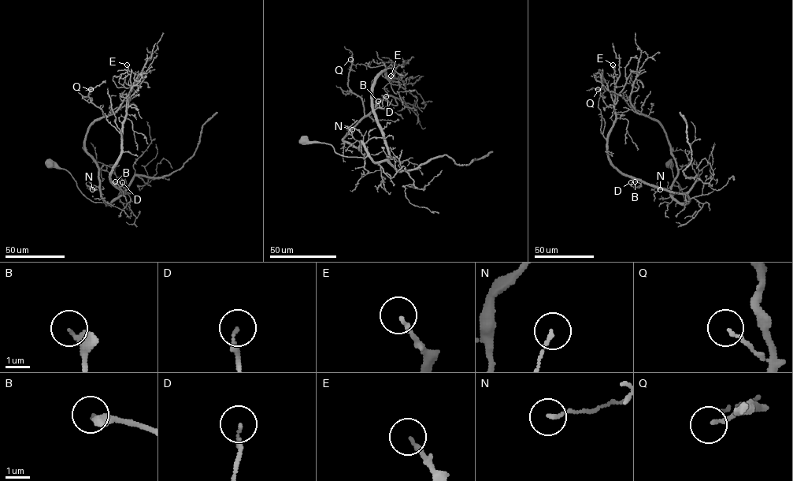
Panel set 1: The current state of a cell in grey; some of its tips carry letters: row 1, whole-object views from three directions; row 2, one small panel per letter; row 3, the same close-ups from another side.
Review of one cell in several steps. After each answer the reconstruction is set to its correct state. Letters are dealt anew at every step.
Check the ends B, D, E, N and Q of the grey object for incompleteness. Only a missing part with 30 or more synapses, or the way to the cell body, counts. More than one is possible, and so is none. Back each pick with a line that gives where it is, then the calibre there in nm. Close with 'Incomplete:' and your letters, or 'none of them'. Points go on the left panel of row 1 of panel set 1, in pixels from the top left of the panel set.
Incomplete: none of them

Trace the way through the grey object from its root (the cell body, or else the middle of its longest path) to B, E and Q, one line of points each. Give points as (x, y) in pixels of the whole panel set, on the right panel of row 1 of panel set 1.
B: (670, 163), (672, 162), (673, 177), (683, 195), (683, 203), (687, 203), (688, 198), (683, 193), (635, 181)
E: (670, 163), (686, 203), (685, 193), (624, 175), (609, 159), (608, 132), (615, 117), (613, 65)
Q: (670, 163), (685, 203), (679, 203), (671, 194), (678, 167), (663, 128), (633, 109), (616, 93), (598, 89)

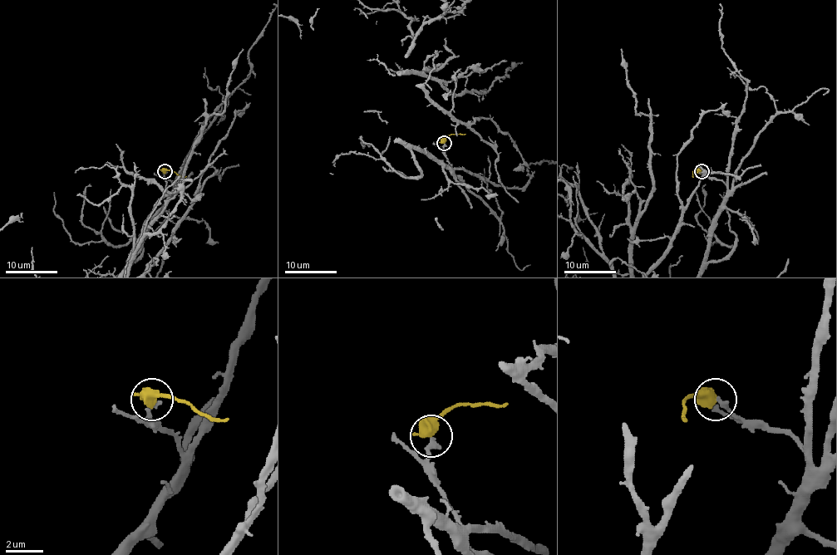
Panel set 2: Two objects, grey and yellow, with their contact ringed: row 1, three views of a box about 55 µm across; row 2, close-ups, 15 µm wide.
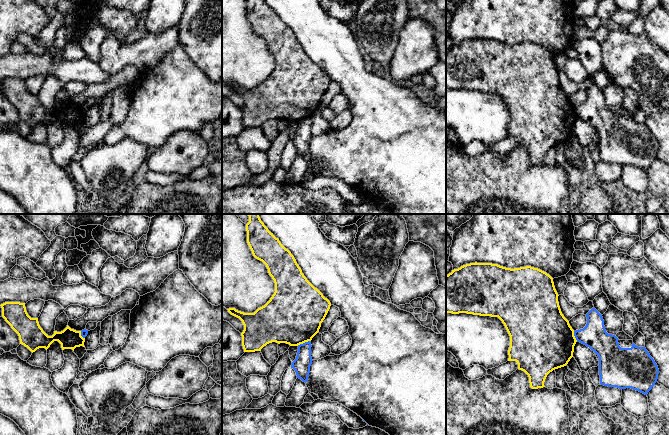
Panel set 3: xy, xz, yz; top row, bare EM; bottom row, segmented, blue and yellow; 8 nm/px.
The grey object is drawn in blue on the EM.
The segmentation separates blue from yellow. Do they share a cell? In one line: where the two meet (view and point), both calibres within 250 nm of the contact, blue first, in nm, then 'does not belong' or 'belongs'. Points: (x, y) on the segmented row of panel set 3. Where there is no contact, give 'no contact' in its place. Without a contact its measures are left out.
meets blue in xz at (303, 343); 140 nm thick on the blue side, 460 nm on the other; does not belong

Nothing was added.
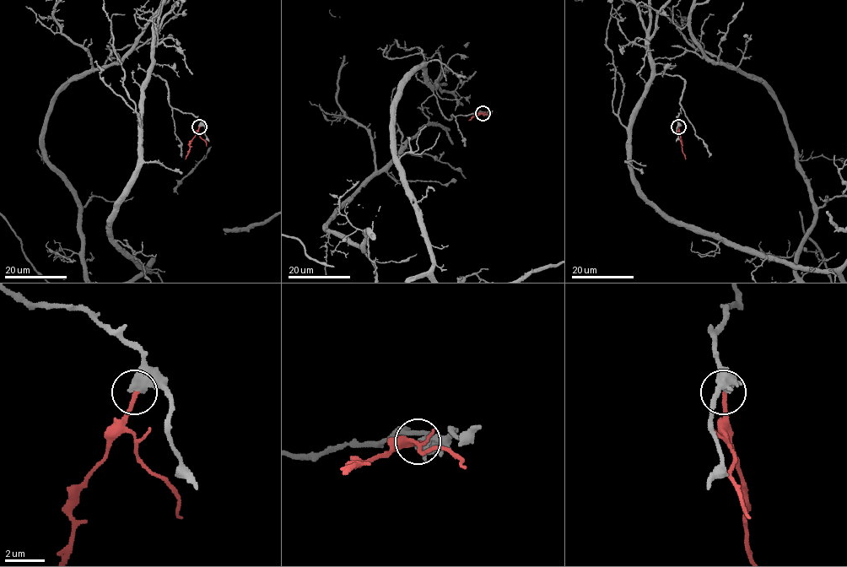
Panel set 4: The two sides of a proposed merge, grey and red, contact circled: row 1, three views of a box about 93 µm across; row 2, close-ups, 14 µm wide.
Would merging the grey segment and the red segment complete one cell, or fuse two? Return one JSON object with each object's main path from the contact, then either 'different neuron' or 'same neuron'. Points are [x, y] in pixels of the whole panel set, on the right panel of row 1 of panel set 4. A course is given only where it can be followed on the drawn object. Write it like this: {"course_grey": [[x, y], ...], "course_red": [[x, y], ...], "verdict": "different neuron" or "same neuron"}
{"course_grey": [[678, 126], [684, 80], [656, 74], [633, 124], [639, 190], [680, 223], [832, 270]], "course_red": [[678, 126], [686, 159]], "verdict": "different neuron"}

